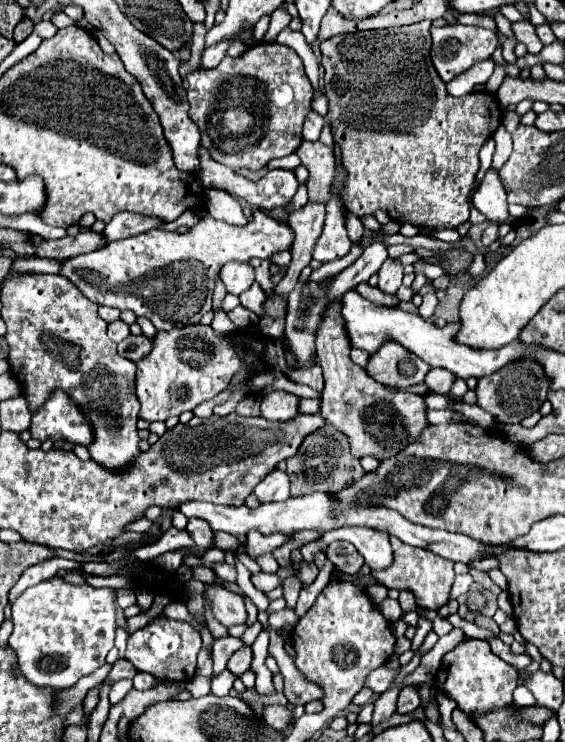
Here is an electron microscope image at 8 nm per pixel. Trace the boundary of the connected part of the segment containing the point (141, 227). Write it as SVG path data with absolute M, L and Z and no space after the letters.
M118 212L104 228L104 238L106 242L114 242L114 240L122 240L122 238L130 238L130 236L138 236L144 234L148 230L160 228L164 224L164 220L154 220L142 214L134 214L134 212Z

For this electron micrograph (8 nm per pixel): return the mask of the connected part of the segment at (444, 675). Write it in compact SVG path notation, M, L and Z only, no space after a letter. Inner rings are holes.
M474 638L462 640L454 650L444 654L436 674L438 690L454 698L458 708L472 720L484 716L486 712L508 708L512 704L512 692L516 688L516 680L518 680L518 670L508 662L504 662L502 658L498 658L490 650L488 642Z

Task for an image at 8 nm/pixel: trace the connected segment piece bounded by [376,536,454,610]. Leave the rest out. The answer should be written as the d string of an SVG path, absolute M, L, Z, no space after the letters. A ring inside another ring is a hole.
M390 536L390 544L394 550L394 562L390 568L382 570L380 576L376 576L386 588L396 590L410 590L416 596L416 604L426 610L438 610L450 600L450 588L454 582L454 562L442 560L440 556L434 556L432 552L426 552L422 548L414 548L410 544L402 544L398 538Z

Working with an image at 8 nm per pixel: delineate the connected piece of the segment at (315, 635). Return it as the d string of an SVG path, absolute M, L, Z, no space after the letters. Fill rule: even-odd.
M332 580L322 590L322 596L316 598L314 606L298 620L292 632L292 644L298 654L296 668L324 694L324 710L316 714L322 726L352 702L364 688L366 676L380 668L394 653L395 643L392 624L382 616L380 608L370 600L362 586Z

